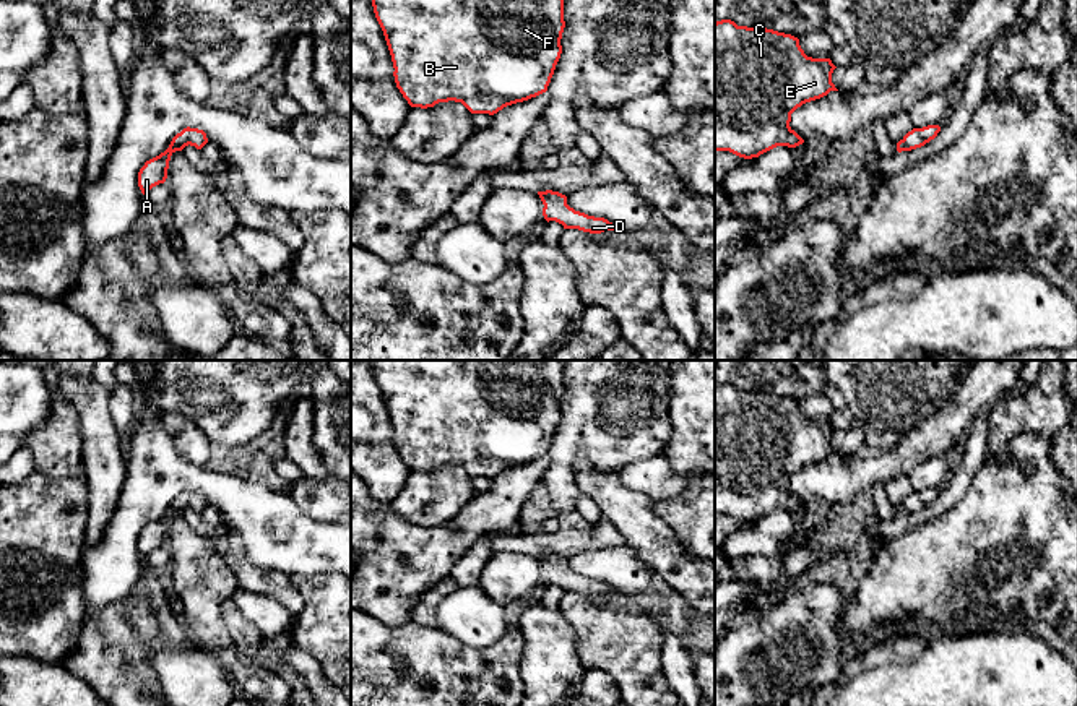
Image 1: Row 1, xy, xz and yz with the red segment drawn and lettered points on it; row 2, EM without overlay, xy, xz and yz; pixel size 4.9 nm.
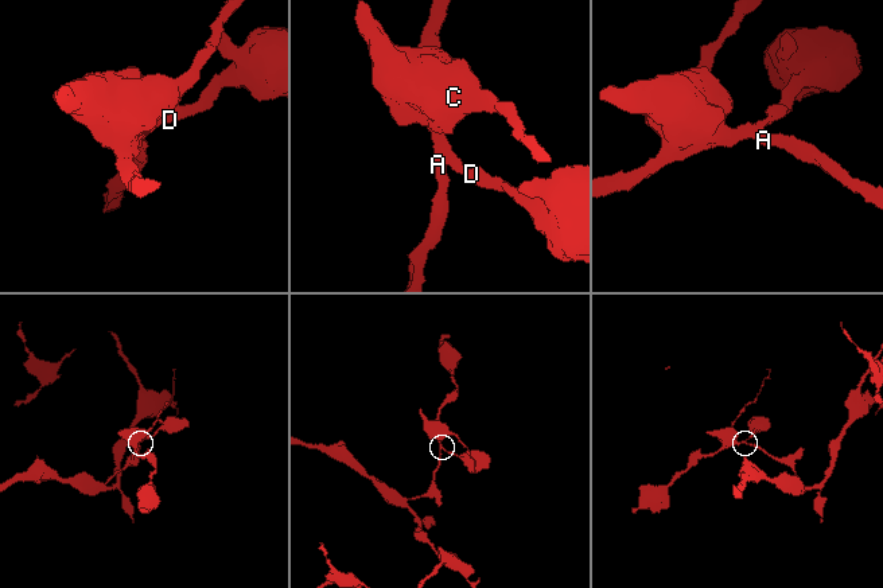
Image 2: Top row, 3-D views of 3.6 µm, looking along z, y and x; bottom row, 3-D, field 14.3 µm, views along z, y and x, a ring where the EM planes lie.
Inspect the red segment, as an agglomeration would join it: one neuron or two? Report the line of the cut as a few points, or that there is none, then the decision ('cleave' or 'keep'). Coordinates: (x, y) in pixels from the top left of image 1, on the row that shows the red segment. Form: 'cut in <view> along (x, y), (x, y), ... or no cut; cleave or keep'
no cut; keep

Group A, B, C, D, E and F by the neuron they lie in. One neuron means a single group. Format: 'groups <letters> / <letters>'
groups A B C D E F

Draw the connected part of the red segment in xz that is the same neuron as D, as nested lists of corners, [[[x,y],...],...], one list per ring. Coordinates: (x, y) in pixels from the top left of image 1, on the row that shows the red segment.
[[[546,190],[546,192],[538,192],[538,195],[544,204],[543,216],[547,222],[556,221],[562,224],[564,229],[578,229],[590,234],[617,230],[617,226],[614,226],[604,217],[595,217],[575,211],[567,204],[567,196],[559,192]]]

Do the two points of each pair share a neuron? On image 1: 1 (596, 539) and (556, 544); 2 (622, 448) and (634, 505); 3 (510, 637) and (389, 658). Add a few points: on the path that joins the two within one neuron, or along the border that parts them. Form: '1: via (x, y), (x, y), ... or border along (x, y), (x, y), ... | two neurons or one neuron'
1: via (587, 539), (566, 542) | one neuron
2: border along (582, 458), (598, 469), (618, 474) | two neurons
3: via (481, 659), (419, 659) | one neuron

